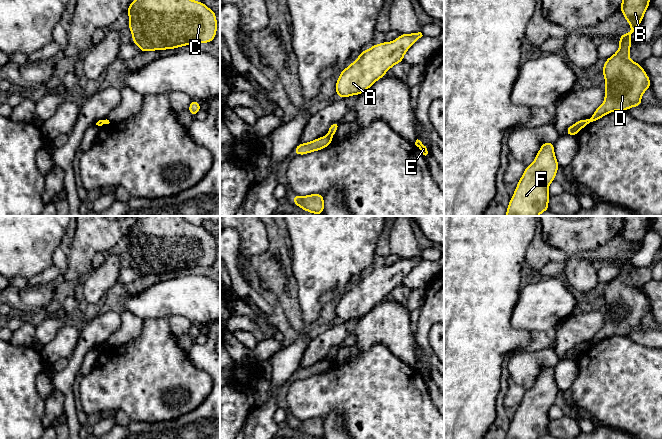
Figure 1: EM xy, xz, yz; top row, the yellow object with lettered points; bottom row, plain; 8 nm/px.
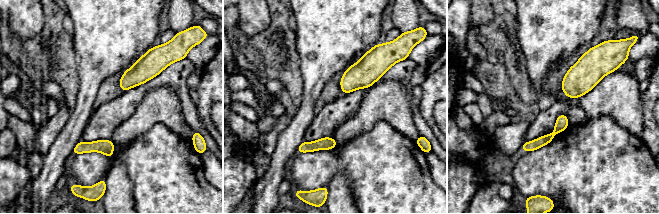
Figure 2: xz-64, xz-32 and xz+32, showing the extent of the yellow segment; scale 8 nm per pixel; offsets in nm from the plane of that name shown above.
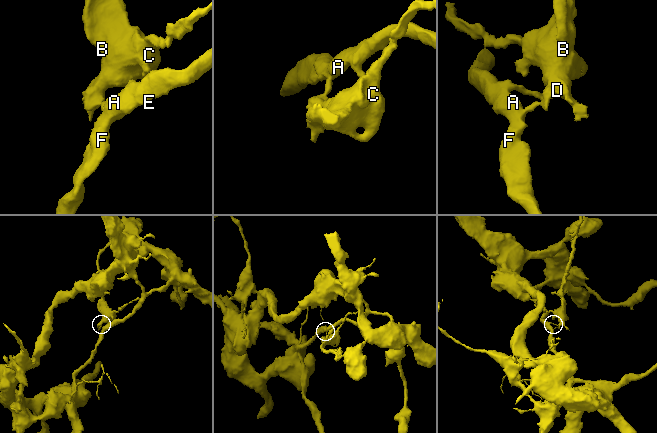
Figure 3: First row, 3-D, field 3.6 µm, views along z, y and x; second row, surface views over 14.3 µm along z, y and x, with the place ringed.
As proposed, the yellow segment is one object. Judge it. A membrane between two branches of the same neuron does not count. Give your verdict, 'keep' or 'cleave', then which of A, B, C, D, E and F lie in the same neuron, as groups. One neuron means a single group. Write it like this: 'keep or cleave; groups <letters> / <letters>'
cleave; groups A E F / B C D

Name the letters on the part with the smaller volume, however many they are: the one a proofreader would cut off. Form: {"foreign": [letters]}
{"foreign": ["B", "C", "D"]}

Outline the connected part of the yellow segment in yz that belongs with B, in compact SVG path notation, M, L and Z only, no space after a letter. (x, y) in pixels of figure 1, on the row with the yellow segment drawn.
M622 0L621 11L631 30L620 36L618 51L608 59L601 71L605 77L605 100L592 117L593 123L613 111L627 111L630 107L639 107L642 94L651 87L651 82L642 66L629 59L630 45L633 41L630 35L639 27L650 0Z

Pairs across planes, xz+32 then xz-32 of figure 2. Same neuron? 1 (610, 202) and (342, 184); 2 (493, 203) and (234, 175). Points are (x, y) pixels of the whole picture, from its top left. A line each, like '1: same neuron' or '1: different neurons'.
1: different neurons
2: different neurons

